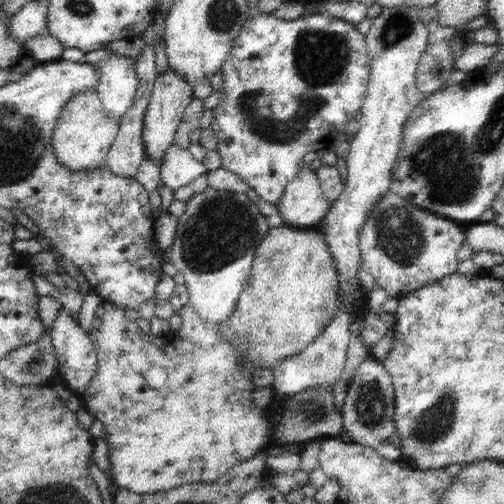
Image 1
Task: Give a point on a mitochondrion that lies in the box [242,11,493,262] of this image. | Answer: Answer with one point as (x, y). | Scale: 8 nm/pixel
(436, 68)

